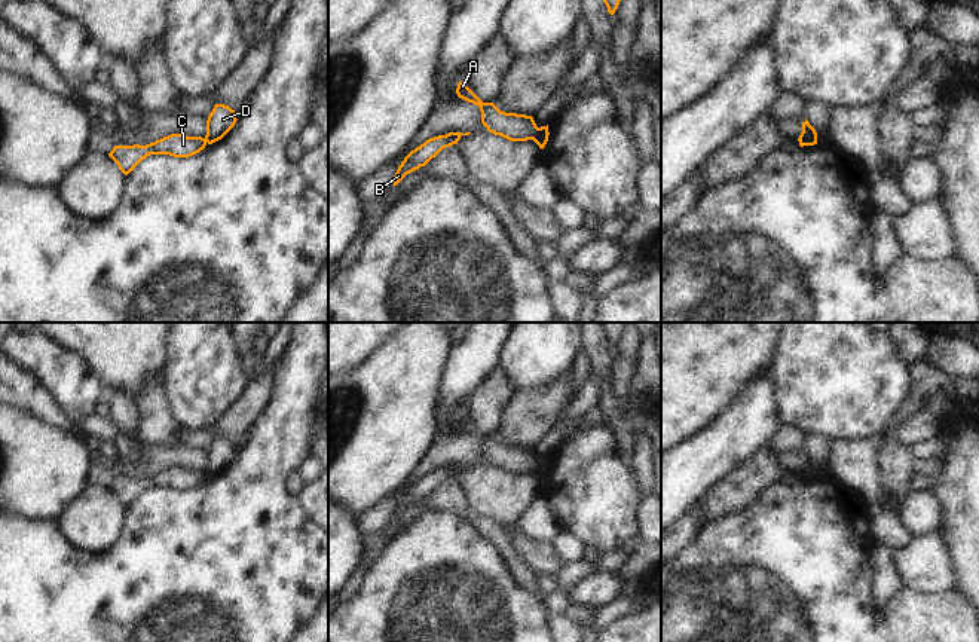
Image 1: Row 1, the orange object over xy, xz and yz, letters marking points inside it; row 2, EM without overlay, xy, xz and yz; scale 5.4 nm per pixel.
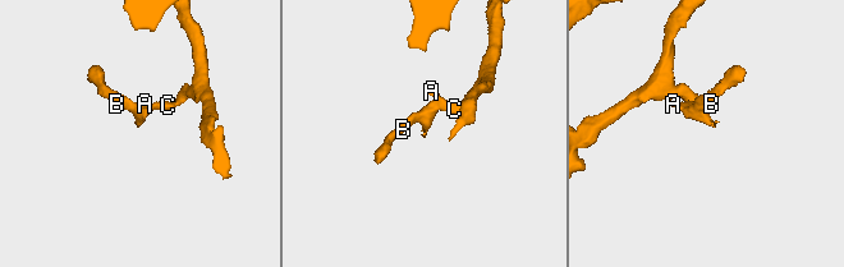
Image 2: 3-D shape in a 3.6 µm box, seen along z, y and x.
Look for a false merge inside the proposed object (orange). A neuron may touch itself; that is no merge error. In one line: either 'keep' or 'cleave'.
cleave

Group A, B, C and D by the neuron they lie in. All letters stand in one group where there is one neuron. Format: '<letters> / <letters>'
A B C / D

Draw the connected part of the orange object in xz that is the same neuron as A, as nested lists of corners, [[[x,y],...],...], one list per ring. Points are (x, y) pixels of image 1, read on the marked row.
[[[464,82],[458,83],[456,94],[480,107],[481,123],[489,132],[510,141],[527,141],[538,135],[538,126],[532,116],[501,111],[493,103],[483,103]]]

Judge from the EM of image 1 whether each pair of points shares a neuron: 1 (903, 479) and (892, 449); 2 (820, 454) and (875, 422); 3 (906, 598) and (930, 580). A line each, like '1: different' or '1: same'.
1: same
2: different
3: different

